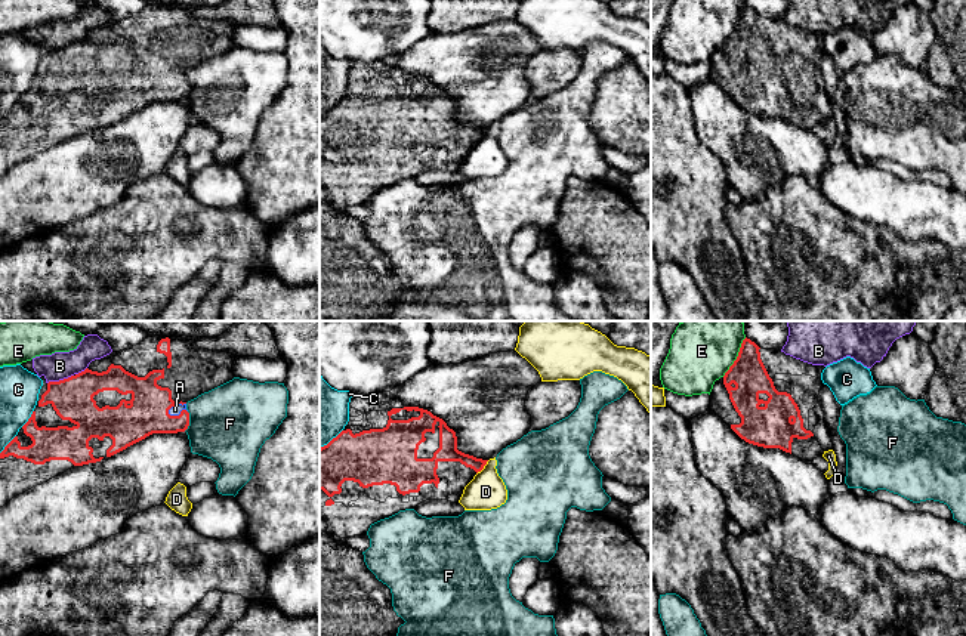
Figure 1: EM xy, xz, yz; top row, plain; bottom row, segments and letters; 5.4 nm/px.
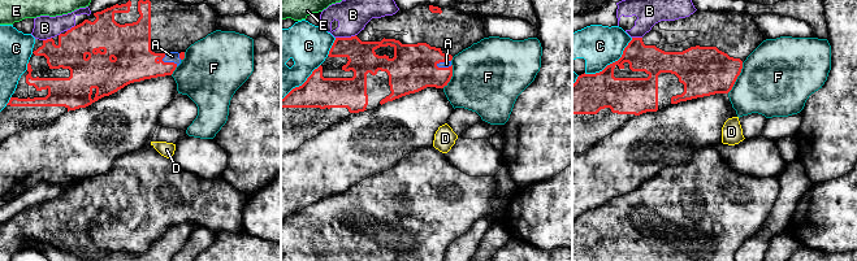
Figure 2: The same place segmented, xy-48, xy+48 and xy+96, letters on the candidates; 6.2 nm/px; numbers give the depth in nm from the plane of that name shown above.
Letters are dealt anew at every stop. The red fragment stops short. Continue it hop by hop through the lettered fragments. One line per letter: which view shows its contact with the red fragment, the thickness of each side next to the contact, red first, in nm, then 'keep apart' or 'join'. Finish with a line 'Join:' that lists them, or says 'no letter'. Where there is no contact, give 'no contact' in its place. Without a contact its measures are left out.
A: meets red in xy; 220 nm thick on the red side, 50 nm on the other; join
B: meets red in xy; 220 nm thick on the red side, 150 nm on the other; keep apart
C: meets red in xy; 200 nm thick on the red side, 220 nm on the other; keep apart
D: meets red in xz; 110 nm thick on the red side, 200 nm on the other; keep apart
E: meets red in yz; 190 nm thick on the red side, 360 nm on the other; keep apart
F: meets red in xy; 220 nm thick on the red side, 420 nm on the other; keep apart
Join: A

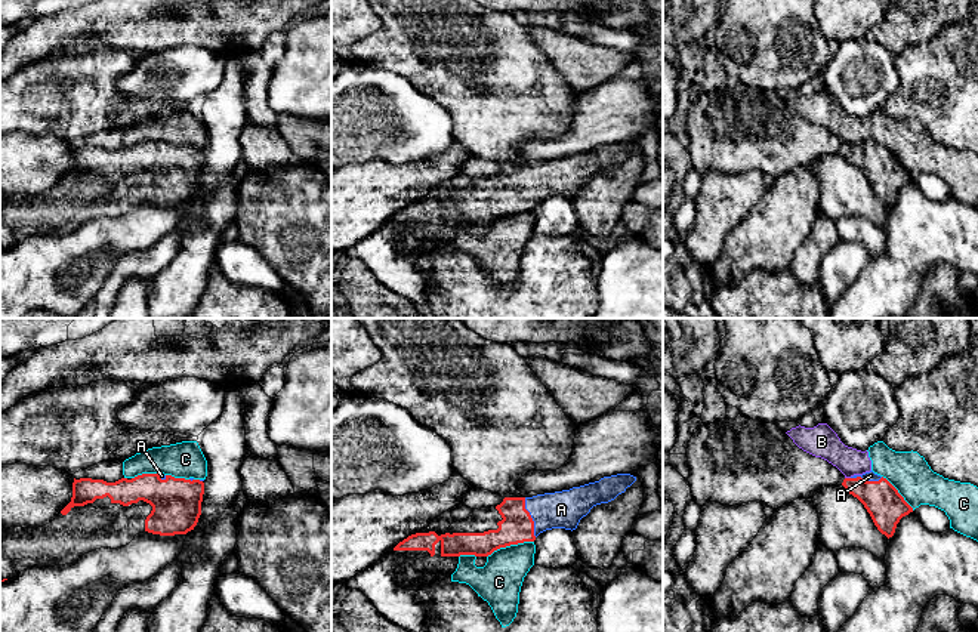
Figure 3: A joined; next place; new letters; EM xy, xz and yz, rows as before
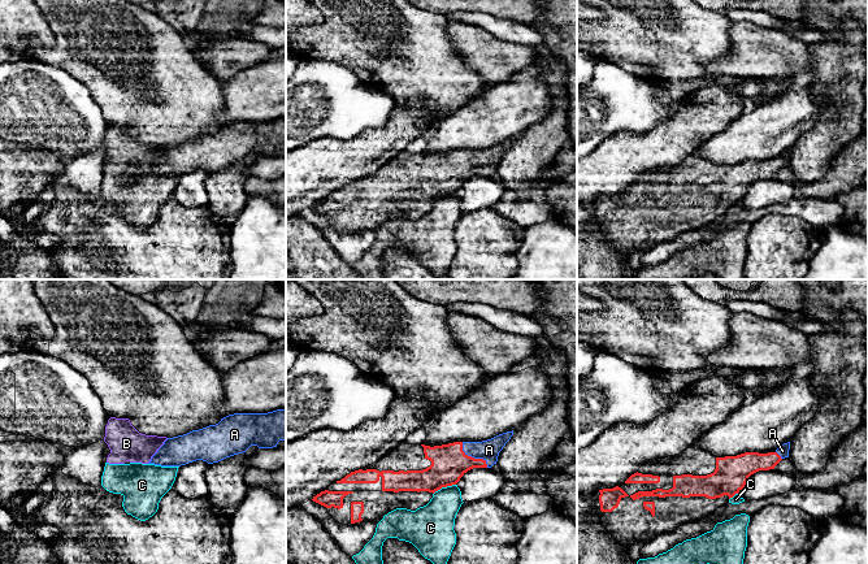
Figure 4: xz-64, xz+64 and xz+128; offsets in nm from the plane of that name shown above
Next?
A: meets red in xz; 180 nm thick on the red side, 200 nm on the other; join
B: meets red in yz; 200 nm thick on the red side, 180 nm on the other; keep apart
C: meets red in xz; 180 nm thick on the red side, 240 nm on the other; keep apart
Join: A

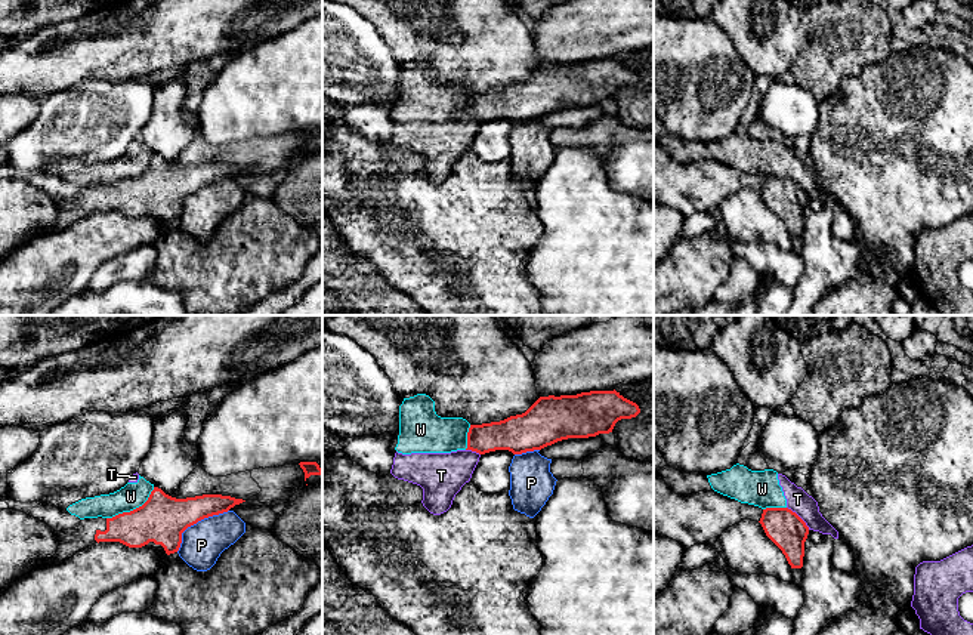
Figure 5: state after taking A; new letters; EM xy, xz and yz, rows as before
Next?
P: meets red in xy; 260 nm thick on the red side, 220 nm on the other; keep apart
T: meets red in yz; 200 nm thick on the red side, 120 nm on the other; keep apart
W: meets red in xy; 260 nm thick on the red side, 140 nm on the other; keep apart
Join: no letter

